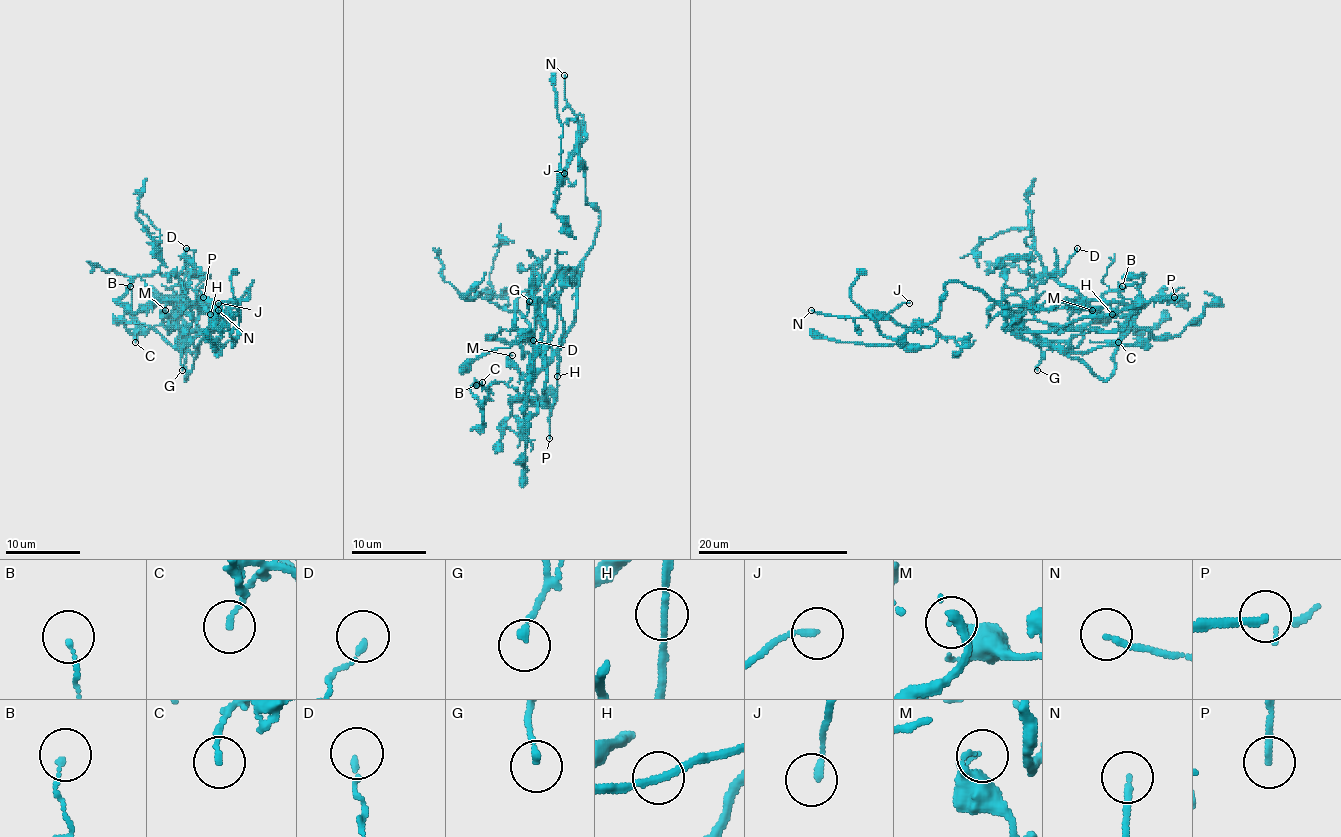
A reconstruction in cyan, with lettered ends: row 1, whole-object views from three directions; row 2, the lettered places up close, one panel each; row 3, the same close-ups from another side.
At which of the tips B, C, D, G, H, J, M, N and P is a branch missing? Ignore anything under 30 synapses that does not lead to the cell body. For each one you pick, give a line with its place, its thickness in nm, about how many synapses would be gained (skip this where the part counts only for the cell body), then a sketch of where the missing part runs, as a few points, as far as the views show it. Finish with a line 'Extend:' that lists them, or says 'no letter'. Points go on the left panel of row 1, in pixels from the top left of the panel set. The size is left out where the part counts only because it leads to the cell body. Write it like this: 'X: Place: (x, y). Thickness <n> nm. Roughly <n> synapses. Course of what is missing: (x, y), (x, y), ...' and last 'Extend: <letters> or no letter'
P: Place: (203, 297). Thickness 200 nm. Course of what is missing: (203, 297), (184, 303), (184, 286), (165, 246), (163, 163), (173, 158), (177, 167)
Extend: P

